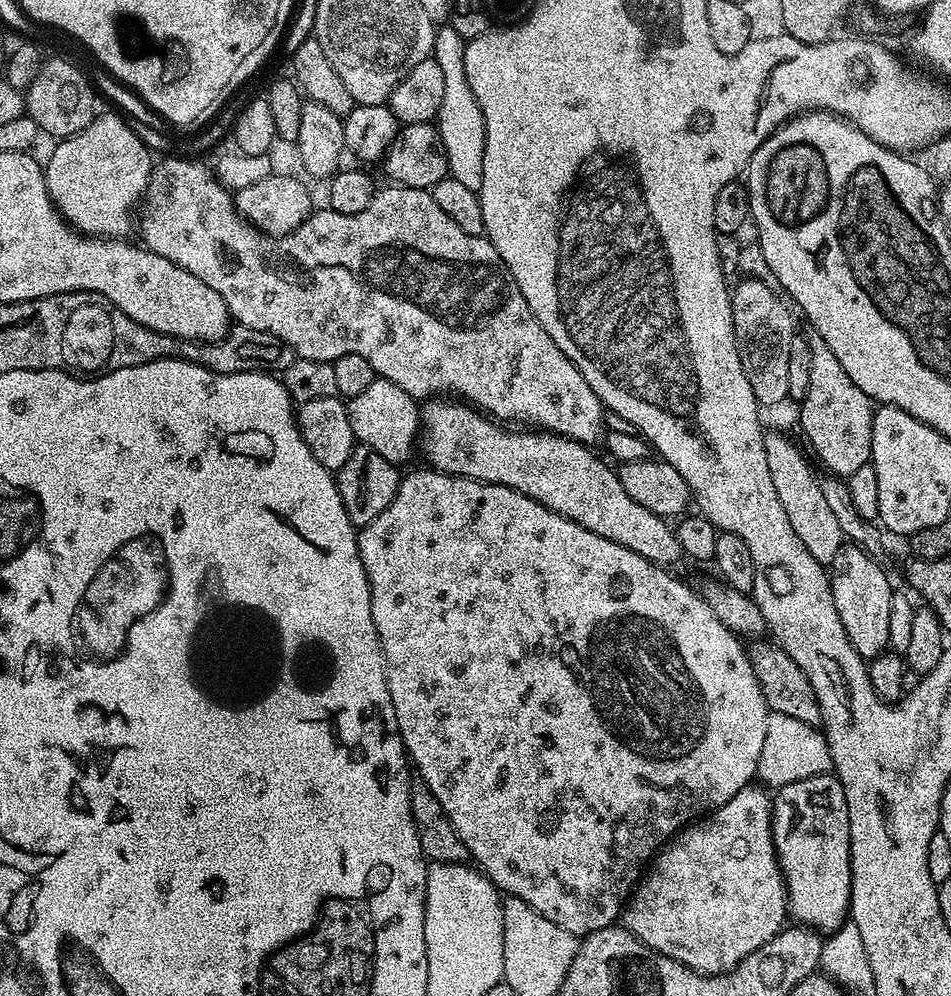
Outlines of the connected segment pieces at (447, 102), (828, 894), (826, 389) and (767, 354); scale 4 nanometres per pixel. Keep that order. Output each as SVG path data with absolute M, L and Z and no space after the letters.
M440 26L436 28L436 37L432 43L432 56L438 62L438 66L442 66L442 75L444 76L444 82L446 85L446 91L442 94L442 106L438 110L436 119L434 121L437 132L440 133L440 144L444 148L444 153L448 159L448 175L458 178L458 182L463 182L465 186L470 186L470 190L475 192L480 191L482 186L482 154L486 154L486 122L482 118L482 106L478 106L478 98L474 98L474 90L470 90L470 82L466 82L466 66L464 65L464 48L466 40L460 36L460 28L454 26L454 28L444 28L448 26Z
M835 775L802 778L775 789L772 841L788 891L791 919L821 934L838 931L852 907L852 859L846 794Z
M809 331L806 336L810 346L810 390L804 400L799 401L800 408L800 428L804 431L804 436L808 439L808 444L812 447L812 452L816 455L815 463L825 468L825 473L831 474L836 478L847 478L854 474L861 466L866 466L872 458L872 427L874 426L874 401L854 382L850 382L850 374L842 370L842 362L834 358L830 346L822 342L818 333Z
M744 280L730 292L738 358L742 358L742 370L750 382L750 390L754 390L756 403L761 406L785 403L788 400L790 385L786 383L786 377L790 362L790 342L798 332L798 328L792 325L793 309L785 303L781 293L771 283L768 284L760 280Z

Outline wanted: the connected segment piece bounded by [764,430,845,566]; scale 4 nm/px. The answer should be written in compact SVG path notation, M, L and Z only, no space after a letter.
M765 431L764 445L766 466L770 466L774 491L778 493L778 502L782 502L782 510L786 510L786 518L790 518L790 526L794 526L794 534L802 538L802 546L810 550L810 554L819 564L831 565L845 539L842 526L838 526L838 518L834 518L834 513L822 494L820 480L812 473L813 465L810 462L808 465L807 460L792 445L791 438L780 432Z

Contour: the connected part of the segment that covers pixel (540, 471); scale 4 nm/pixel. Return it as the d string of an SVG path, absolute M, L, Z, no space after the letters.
M432 398L422 408L422 452L423 448L428 455L427 463L435 471L448 472L452 476L468 476L472 480L484 480L487 484L501 484L518 490L562 518L594 534L602 534L602 538L618 542L618 546L626 546L626 550L634 550L634 554L642 554L642 558L651 564L673 566L682 560L680 543L669 521L665 517L650 514L646 506L634 502L634 498L626 494L617 469L611 463L603 464L589 445L580 444L568 436L557 436L555 432L517 430L505 426L456 398Z

